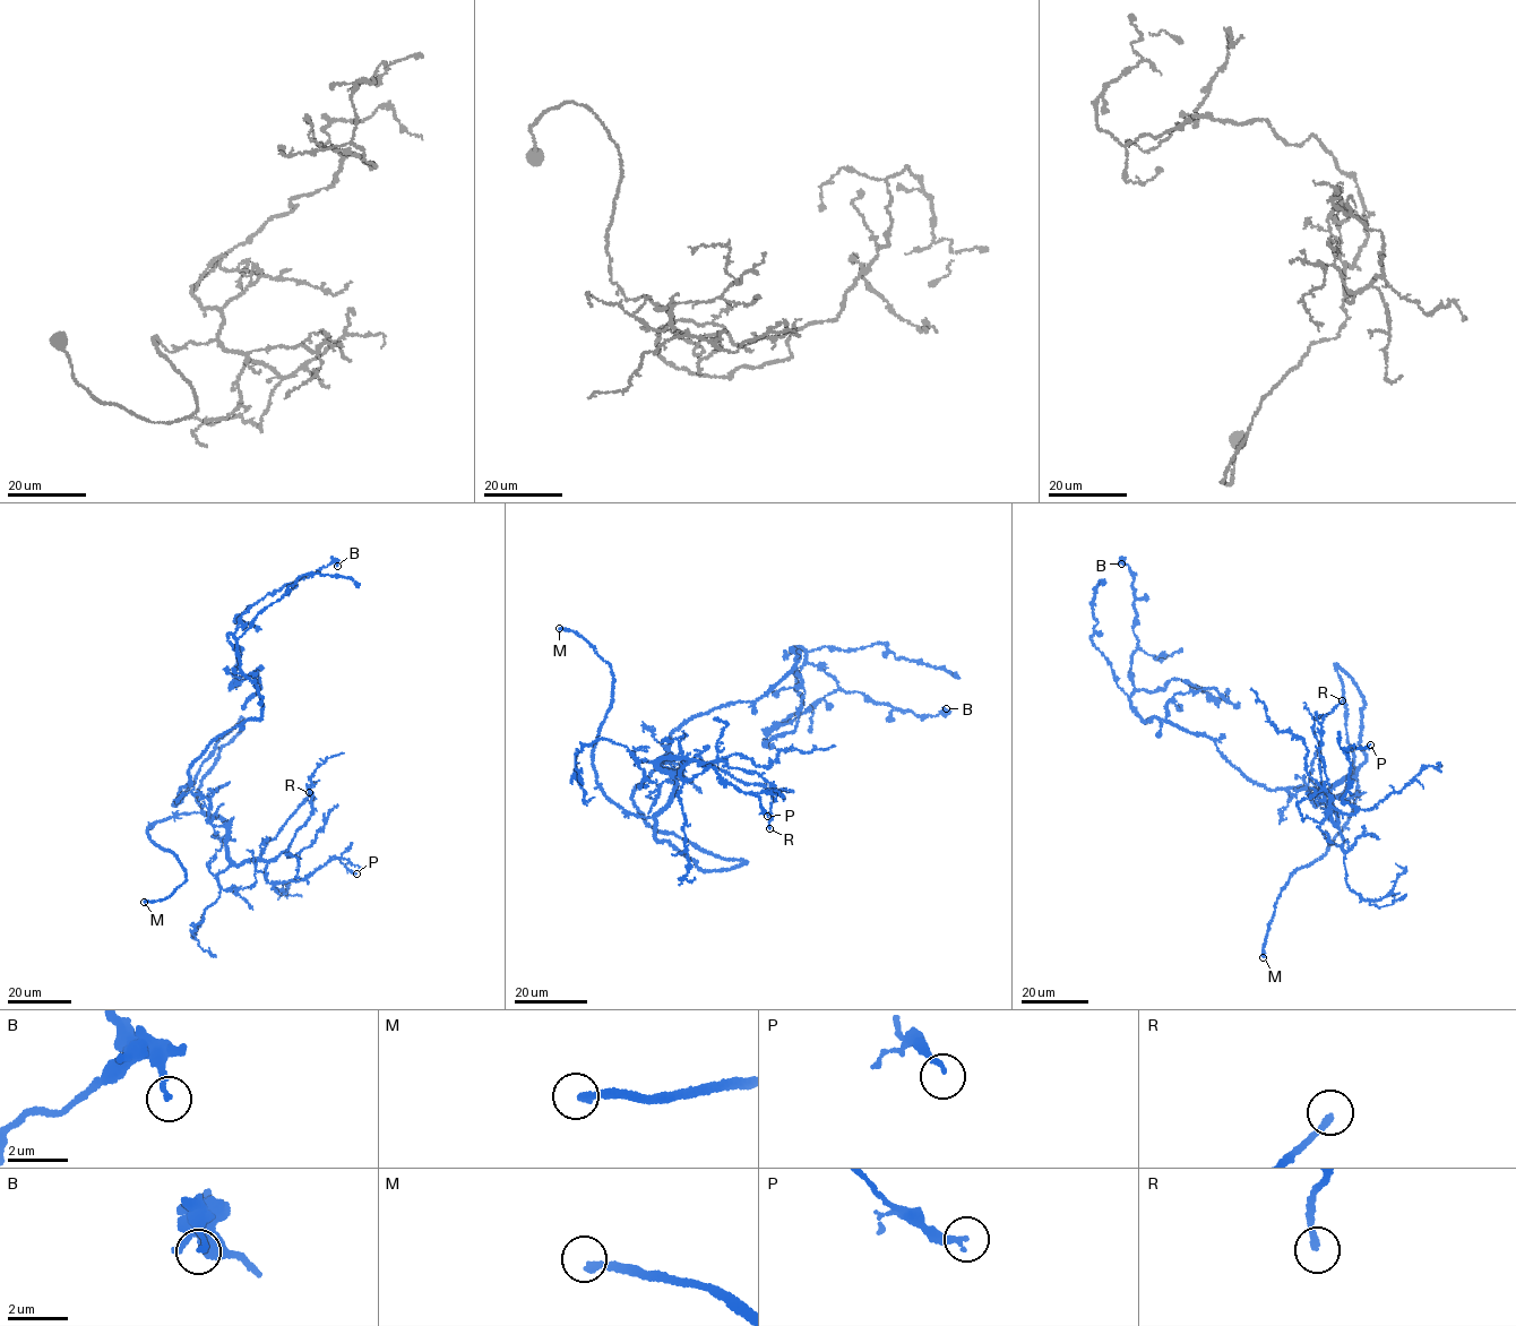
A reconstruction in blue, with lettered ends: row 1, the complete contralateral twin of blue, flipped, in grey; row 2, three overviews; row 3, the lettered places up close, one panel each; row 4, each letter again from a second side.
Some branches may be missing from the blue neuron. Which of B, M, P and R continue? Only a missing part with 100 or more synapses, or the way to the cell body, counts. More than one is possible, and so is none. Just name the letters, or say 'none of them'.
M

